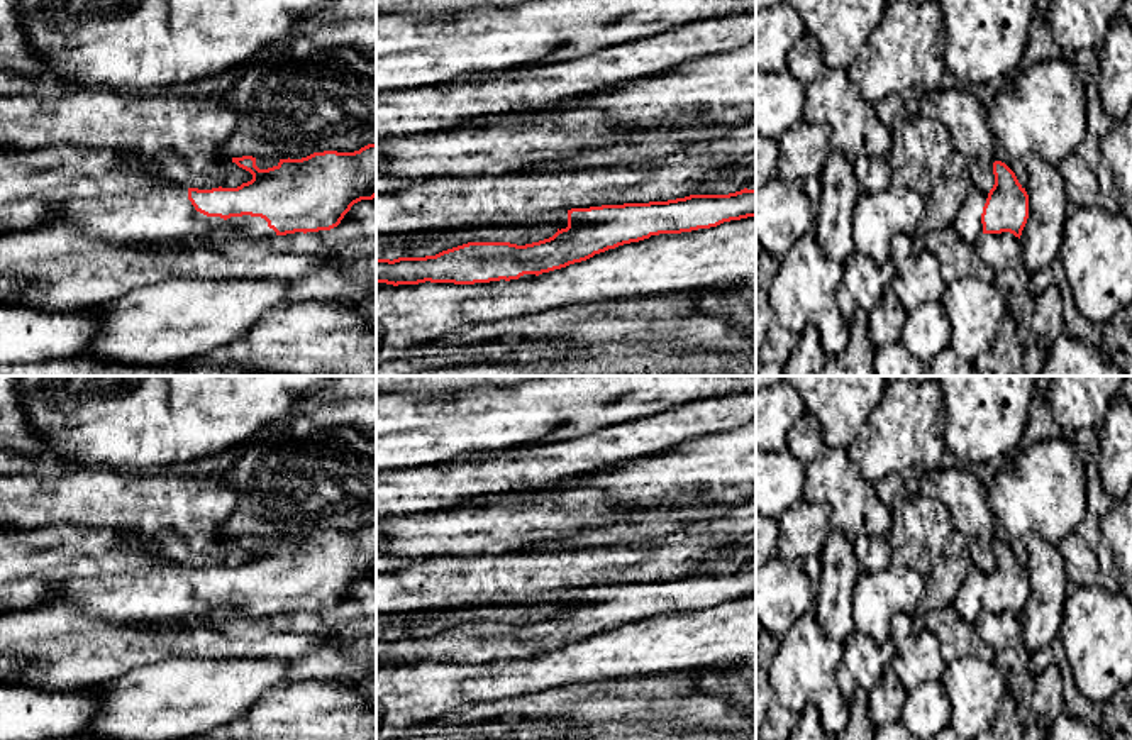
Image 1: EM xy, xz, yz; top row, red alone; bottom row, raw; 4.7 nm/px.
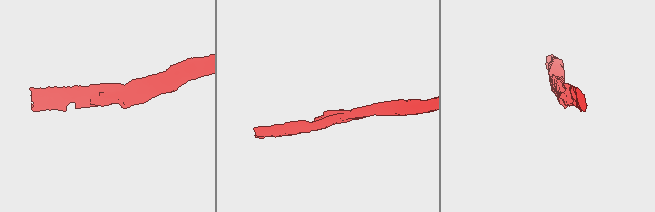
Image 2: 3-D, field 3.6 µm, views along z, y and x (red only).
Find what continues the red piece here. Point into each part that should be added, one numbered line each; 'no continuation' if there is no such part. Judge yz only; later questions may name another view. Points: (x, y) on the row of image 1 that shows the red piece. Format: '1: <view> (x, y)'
1: yz (968, 224)

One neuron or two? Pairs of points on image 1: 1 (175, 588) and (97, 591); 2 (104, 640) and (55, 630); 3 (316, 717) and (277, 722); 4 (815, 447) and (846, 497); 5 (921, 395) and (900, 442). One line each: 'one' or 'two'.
1: one
2: one
3: one
4: one
5: one

